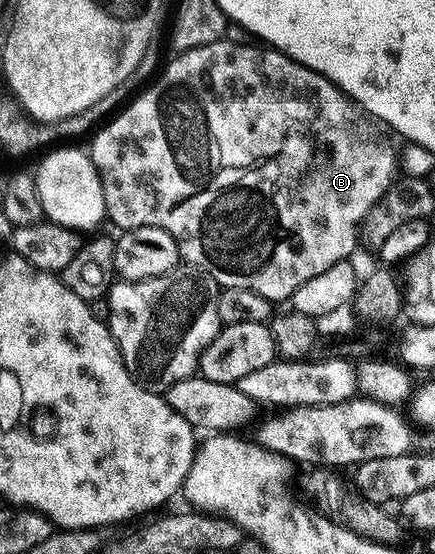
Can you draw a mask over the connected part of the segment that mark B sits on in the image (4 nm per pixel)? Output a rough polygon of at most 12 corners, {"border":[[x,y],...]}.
{"border":[[230,40],[93,134],[109,224],[289,302],[400,138]]}

